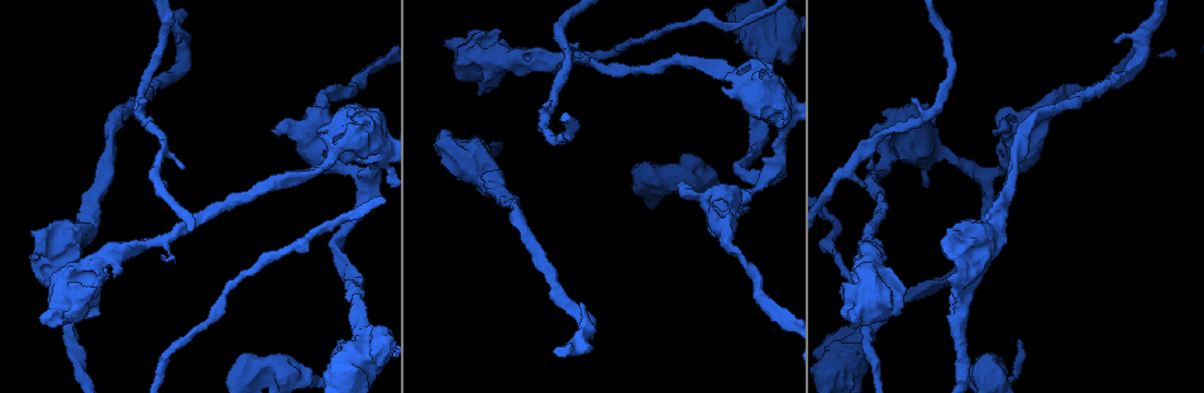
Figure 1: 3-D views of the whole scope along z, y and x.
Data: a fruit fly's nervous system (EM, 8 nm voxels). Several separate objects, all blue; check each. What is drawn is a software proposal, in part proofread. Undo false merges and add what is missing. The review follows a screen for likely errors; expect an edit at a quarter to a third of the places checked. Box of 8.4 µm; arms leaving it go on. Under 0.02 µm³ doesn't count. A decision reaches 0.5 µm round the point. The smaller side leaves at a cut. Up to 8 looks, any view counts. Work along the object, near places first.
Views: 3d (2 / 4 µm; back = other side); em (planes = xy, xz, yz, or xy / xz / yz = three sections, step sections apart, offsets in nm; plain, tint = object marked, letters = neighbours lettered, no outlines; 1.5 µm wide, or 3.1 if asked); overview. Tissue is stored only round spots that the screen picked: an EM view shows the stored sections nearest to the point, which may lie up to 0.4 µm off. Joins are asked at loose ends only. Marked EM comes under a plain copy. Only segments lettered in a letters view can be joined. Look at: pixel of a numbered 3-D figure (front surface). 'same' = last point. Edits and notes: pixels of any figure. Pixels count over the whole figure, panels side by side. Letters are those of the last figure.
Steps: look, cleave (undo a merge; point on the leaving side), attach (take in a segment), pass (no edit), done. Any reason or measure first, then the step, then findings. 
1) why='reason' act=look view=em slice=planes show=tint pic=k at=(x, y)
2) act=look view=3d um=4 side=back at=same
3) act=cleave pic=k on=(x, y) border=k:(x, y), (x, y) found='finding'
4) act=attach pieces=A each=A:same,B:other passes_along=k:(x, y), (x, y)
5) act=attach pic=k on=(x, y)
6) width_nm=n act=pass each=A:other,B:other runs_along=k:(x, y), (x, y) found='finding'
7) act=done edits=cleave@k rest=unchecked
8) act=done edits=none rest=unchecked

why='stops while still wide' act=look view=em slice=xy step=8 show=tint pic=1 at=(41, 320)

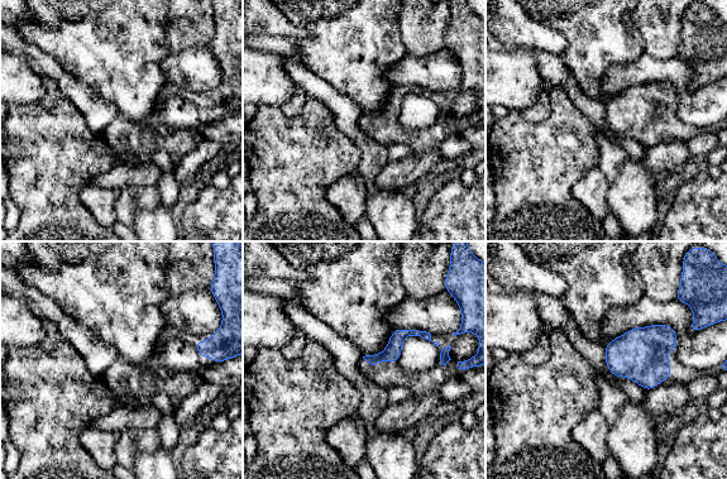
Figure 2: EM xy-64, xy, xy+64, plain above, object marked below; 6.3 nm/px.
why='another direction' act=look view=em slice=planes show=letters at=same

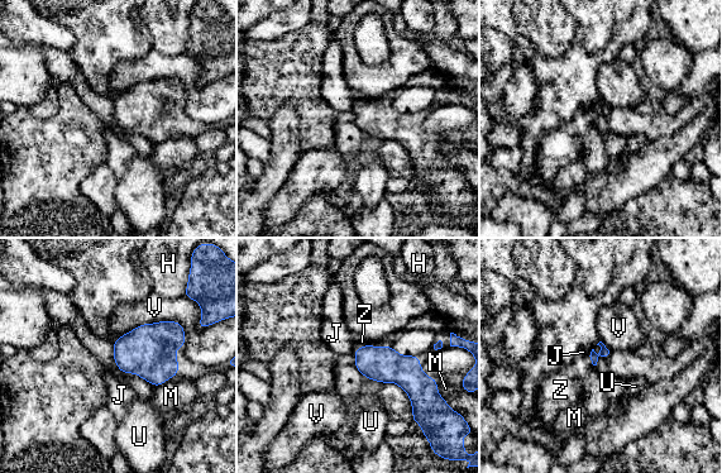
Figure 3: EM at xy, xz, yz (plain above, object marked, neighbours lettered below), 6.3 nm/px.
act=attach pieces=Z each=H:other,J:other,M:other,U:other,V:other,Z:same found='it goes on there'

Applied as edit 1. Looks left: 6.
act=look view=overview

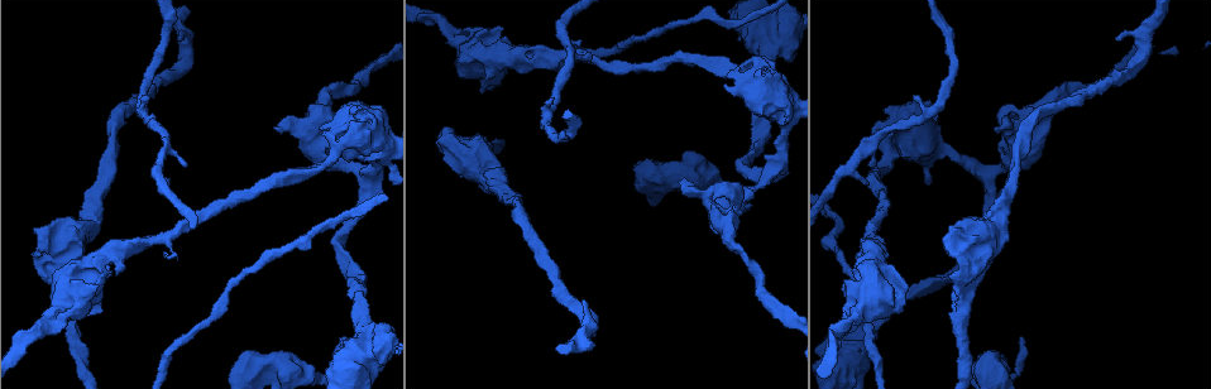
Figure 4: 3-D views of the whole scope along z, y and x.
why='tapers out' act=look view=em slice=planes show=letters pic=4 at=(1021, 340)

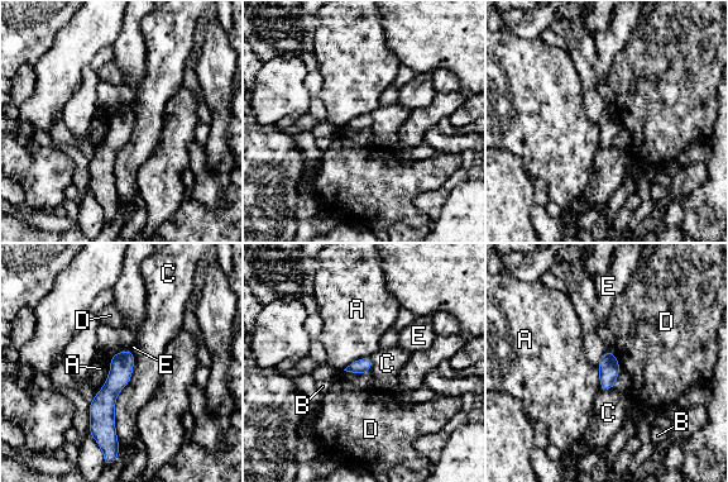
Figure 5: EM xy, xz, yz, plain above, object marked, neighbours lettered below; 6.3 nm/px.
width_nm=90 act=pass each=A:other,B:other,C:other,D:other,E:other border=5:(111, 356), (109, 375), (95, 394) found='none of them fits'

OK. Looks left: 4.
act=done edits=attach@3 rest=unchecked

